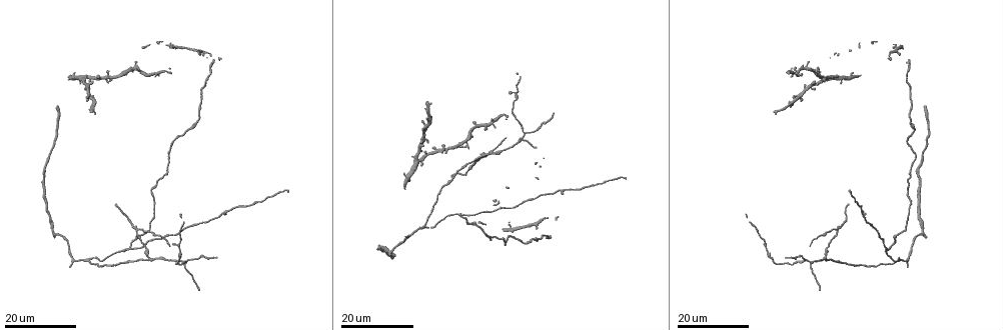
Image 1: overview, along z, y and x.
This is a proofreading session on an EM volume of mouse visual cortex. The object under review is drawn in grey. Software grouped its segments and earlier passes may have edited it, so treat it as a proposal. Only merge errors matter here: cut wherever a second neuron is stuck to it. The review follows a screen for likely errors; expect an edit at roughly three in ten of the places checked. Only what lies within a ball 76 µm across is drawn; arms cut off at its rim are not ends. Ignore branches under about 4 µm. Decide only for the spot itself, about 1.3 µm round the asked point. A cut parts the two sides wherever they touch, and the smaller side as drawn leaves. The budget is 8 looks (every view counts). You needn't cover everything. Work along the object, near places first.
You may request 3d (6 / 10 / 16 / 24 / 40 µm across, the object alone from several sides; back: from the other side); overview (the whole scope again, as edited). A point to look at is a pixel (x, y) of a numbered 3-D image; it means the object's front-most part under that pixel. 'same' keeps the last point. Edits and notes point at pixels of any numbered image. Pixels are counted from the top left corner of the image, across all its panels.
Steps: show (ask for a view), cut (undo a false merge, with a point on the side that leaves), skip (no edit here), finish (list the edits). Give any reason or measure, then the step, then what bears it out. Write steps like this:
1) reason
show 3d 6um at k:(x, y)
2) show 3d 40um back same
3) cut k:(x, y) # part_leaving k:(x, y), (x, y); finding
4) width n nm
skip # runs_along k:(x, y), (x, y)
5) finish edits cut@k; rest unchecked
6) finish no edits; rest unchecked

three arms meet
show 3d 24um at 1:(809, 262)

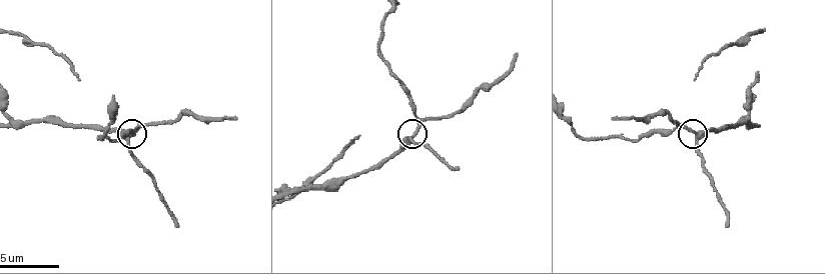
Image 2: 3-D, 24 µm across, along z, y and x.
closer look
show 3d 10um at 2:(695, 136)

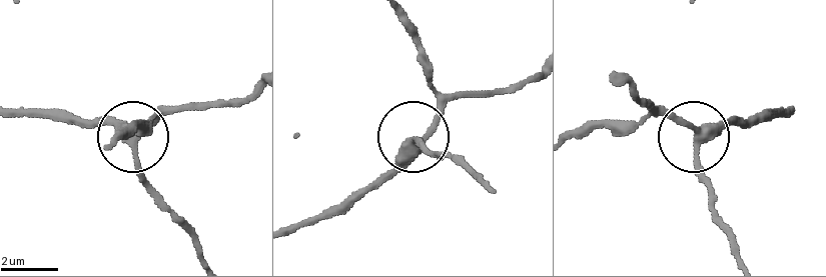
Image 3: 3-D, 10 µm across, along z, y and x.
skip # runs_along 3:(791, 111), (696, 133), (693, 162), (708, 195); all the same neuron

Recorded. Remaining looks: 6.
arms part here
show 3d 6um at 2:(16, 123)

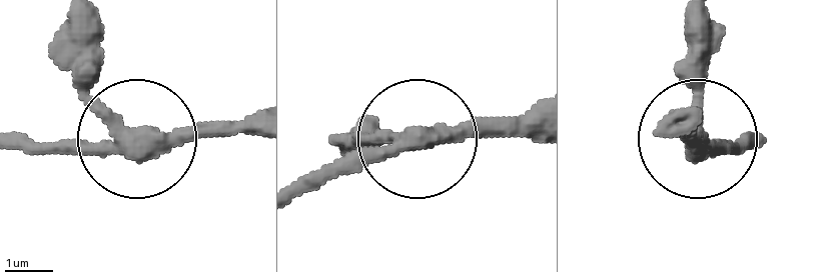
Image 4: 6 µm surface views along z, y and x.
side_arm 25 um
cut 4:(85, 80) # part_leaving 4:(118, 133), (94, 77), (94, 17); a second neuron is stuck on

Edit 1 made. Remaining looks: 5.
thick turns thin
show 3d 24um at 1:(564, 188)

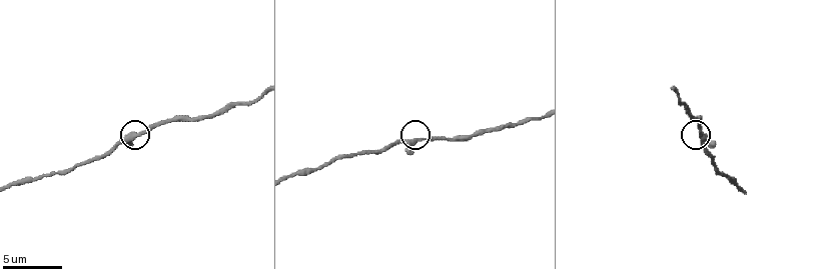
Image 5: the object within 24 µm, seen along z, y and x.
closer look
show 3d 10um at 5:(700, 134)

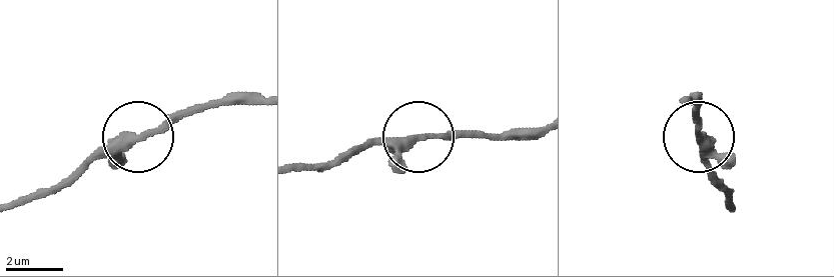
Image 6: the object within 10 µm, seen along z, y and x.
width 300 nm
skip # one neuron here

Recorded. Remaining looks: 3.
three arms meet
show 3d 24um at 1:(463, 215)

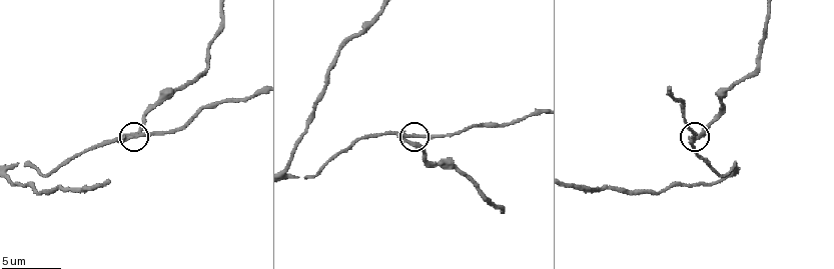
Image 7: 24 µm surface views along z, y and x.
show 3d 6um at 7:(411, 135)

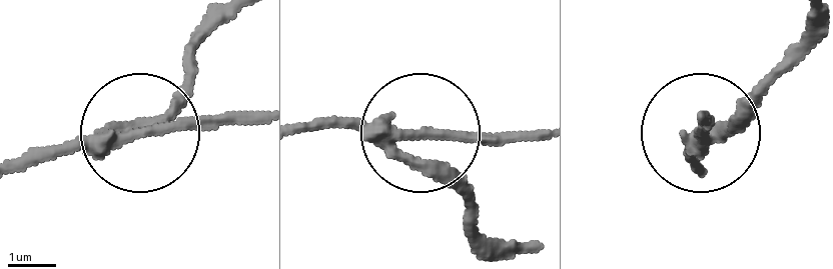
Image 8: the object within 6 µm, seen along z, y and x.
width 270 nm
cut 8:(167, 112) # part_leaving 8:(108, 138), (164, 111), (200, 43), (236, 15); two neurons meet here

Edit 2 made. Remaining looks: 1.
finish edits cut@4, cut@8; rest unchecked

